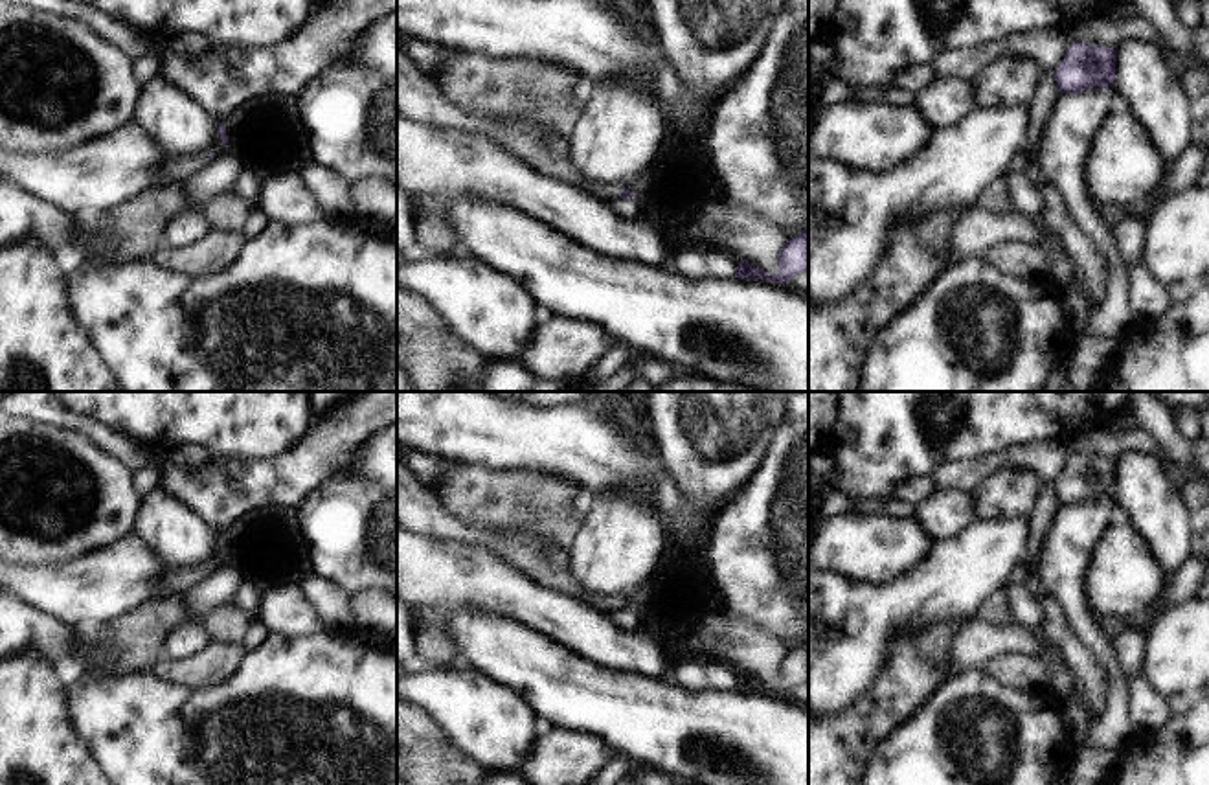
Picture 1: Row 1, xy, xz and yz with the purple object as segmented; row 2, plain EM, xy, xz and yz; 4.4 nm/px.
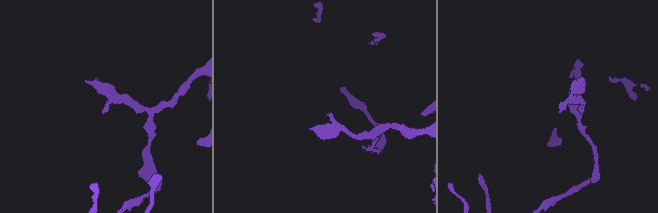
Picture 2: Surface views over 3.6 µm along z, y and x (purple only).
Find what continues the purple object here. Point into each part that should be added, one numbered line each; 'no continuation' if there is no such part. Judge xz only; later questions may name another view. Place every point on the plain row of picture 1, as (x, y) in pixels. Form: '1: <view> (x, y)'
1: xz (599, 603)

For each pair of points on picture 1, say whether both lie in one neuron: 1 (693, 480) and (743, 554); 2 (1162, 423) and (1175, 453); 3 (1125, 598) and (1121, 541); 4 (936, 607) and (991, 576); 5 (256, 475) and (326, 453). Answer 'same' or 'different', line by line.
1: different
2: same
3: same
4: same
5: same

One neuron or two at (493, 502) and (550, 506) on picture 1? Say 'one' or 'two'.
one

